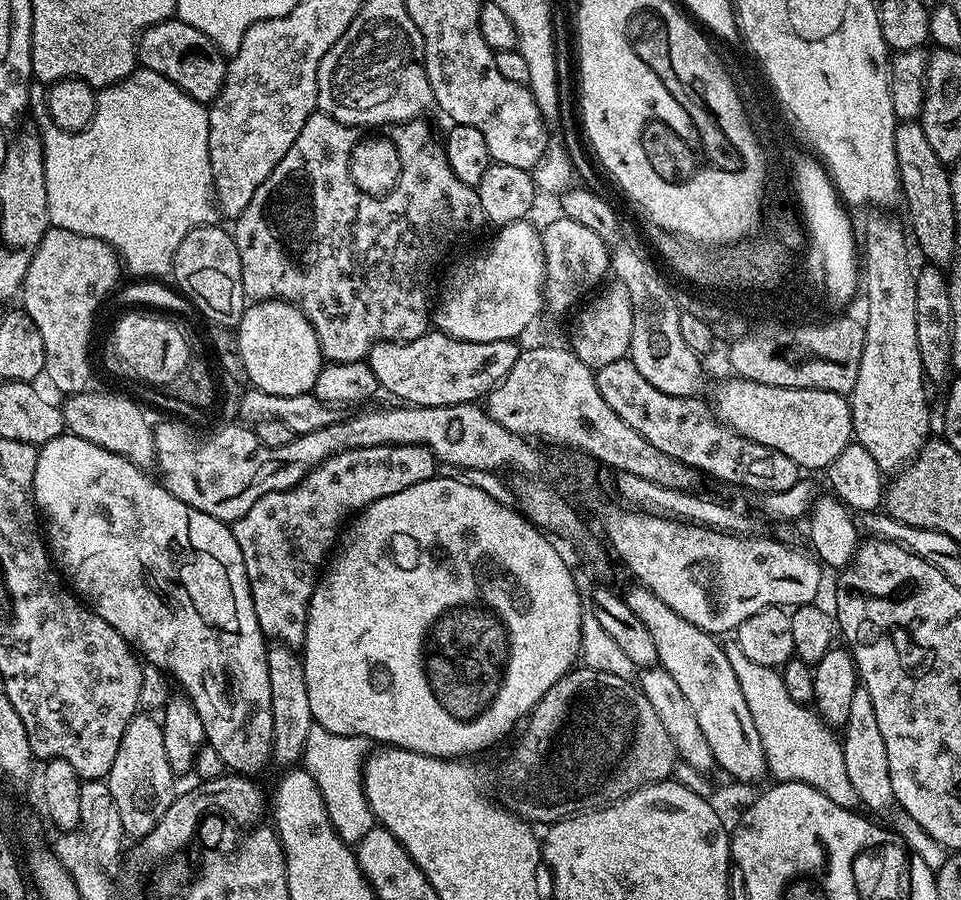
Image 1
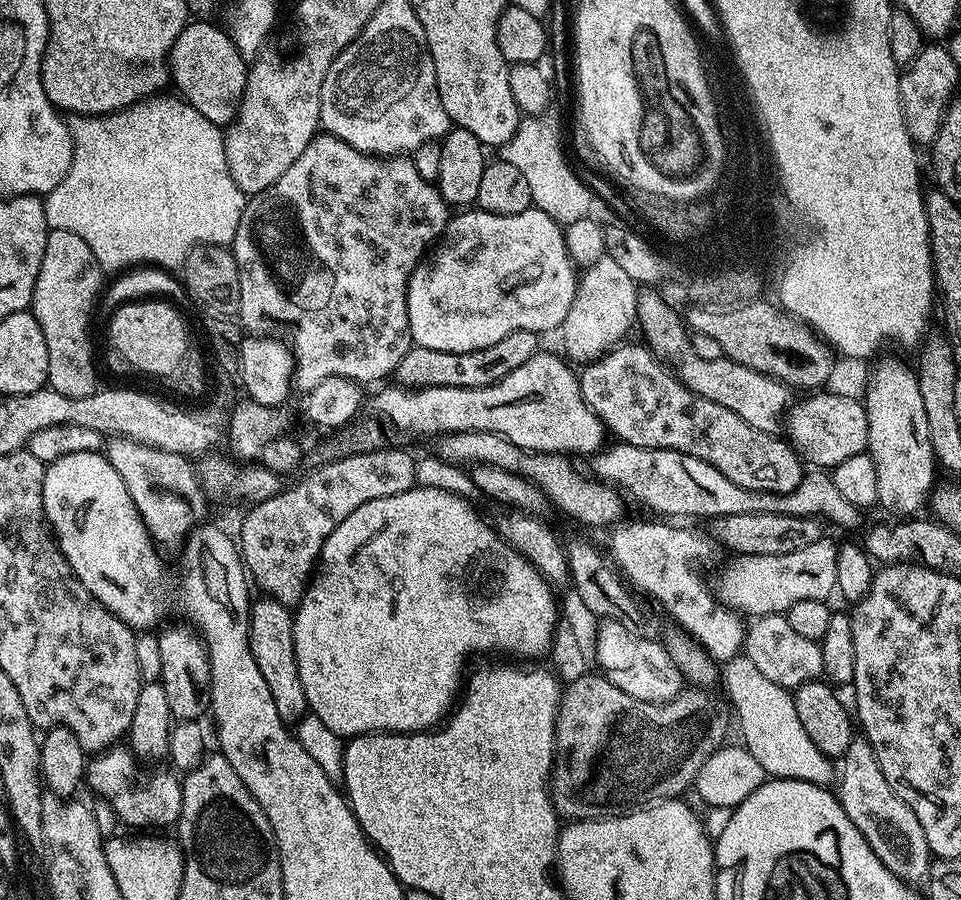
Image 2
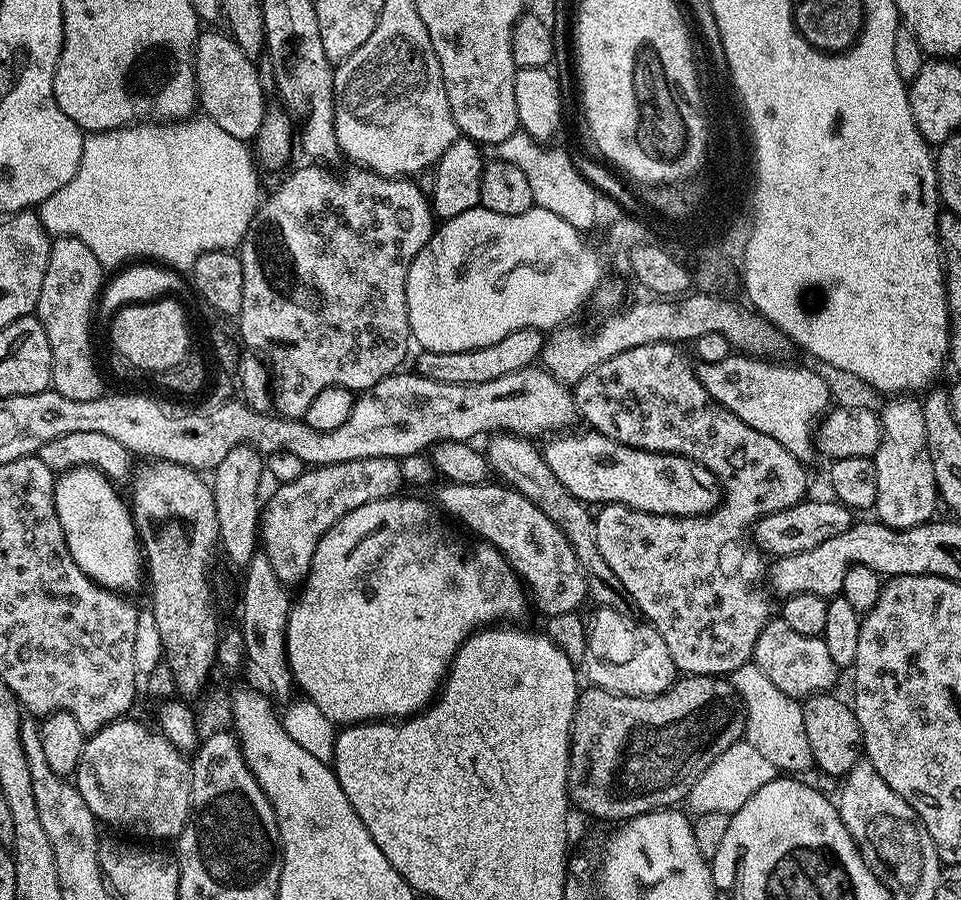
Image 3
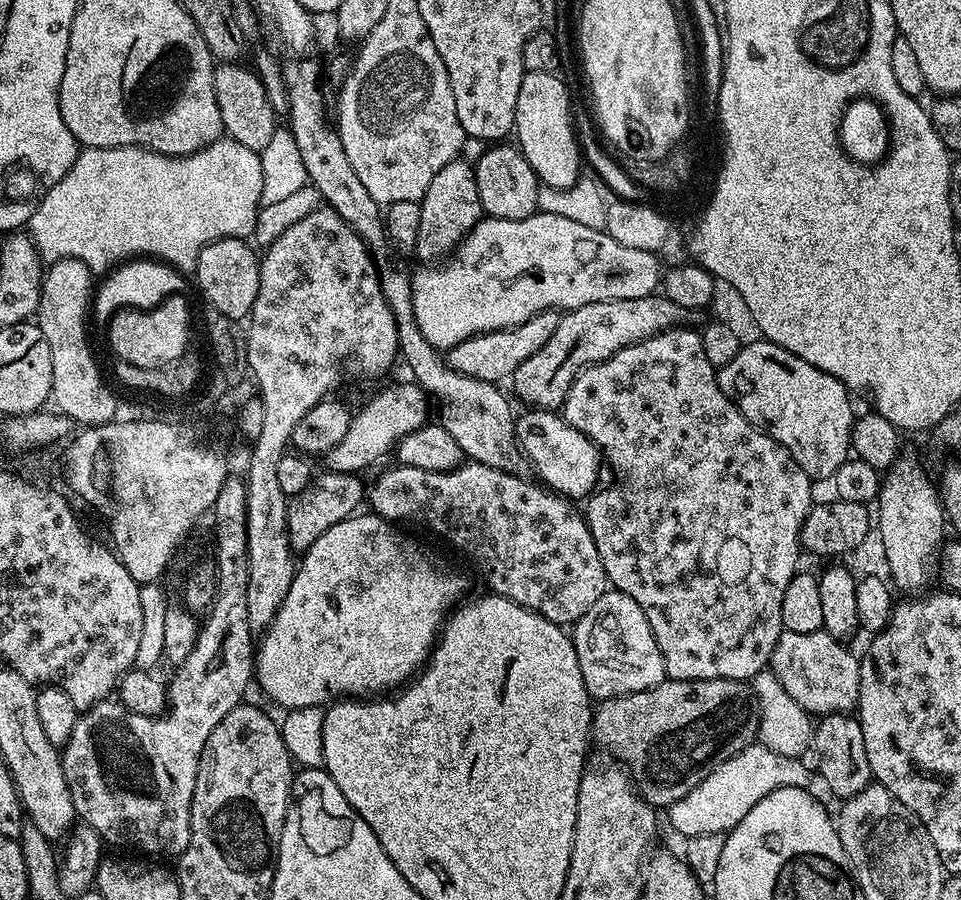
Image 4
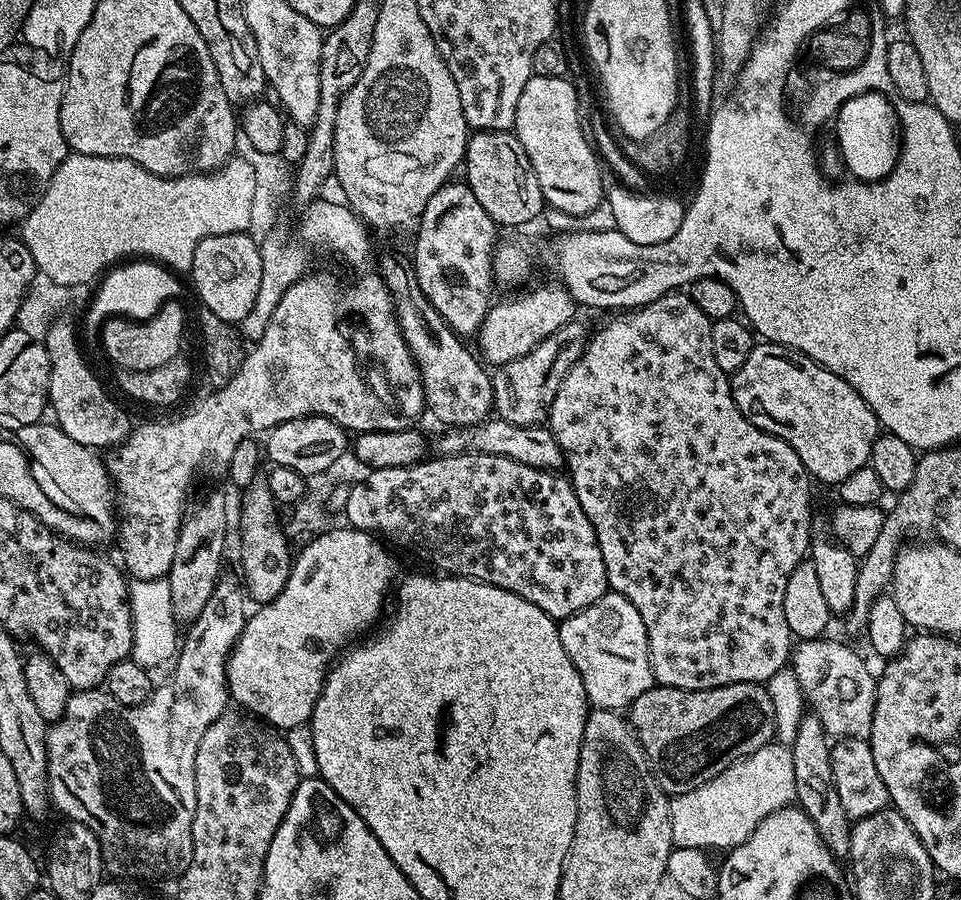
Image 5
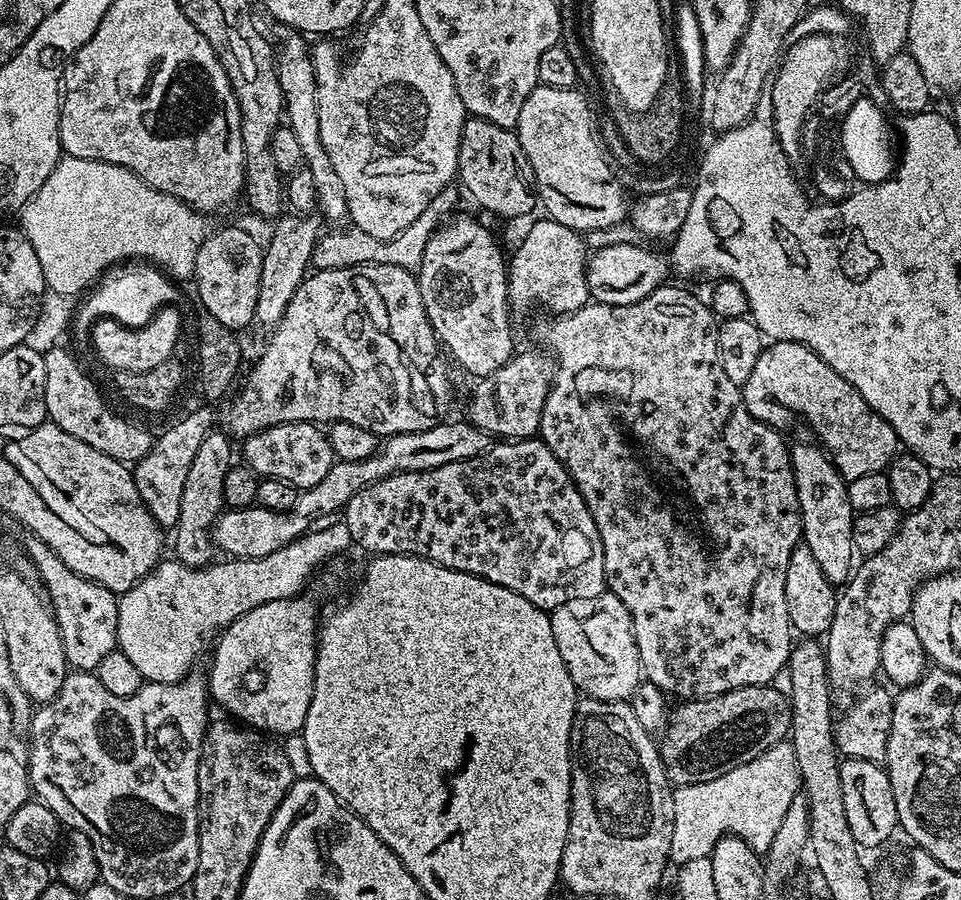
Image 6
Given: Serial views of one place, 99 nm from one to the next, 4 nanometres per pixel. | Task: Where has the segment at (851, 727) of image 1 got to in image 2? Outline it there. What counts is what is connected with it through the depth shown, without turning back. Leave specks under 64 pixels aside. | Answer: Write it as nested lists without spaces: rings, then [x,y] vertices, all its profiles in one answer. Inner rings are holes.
[[[863,734],[853,735],[852,741],[842,757],[842,763],[838,768],[839,802],[842,810],[846,810],[850,822],[858,826],[860,836],[874,850],[874,854],[884,863],[885,867],[901,878],[913,878],[912,876],[927,877],[930,867],[930,853],[926,834],[922,830],[922,822],[890,790],[890,782],[886,782],[886,774],[882,774],[882,766],[878,766],[878,758],[874,754],[874,746]]]

